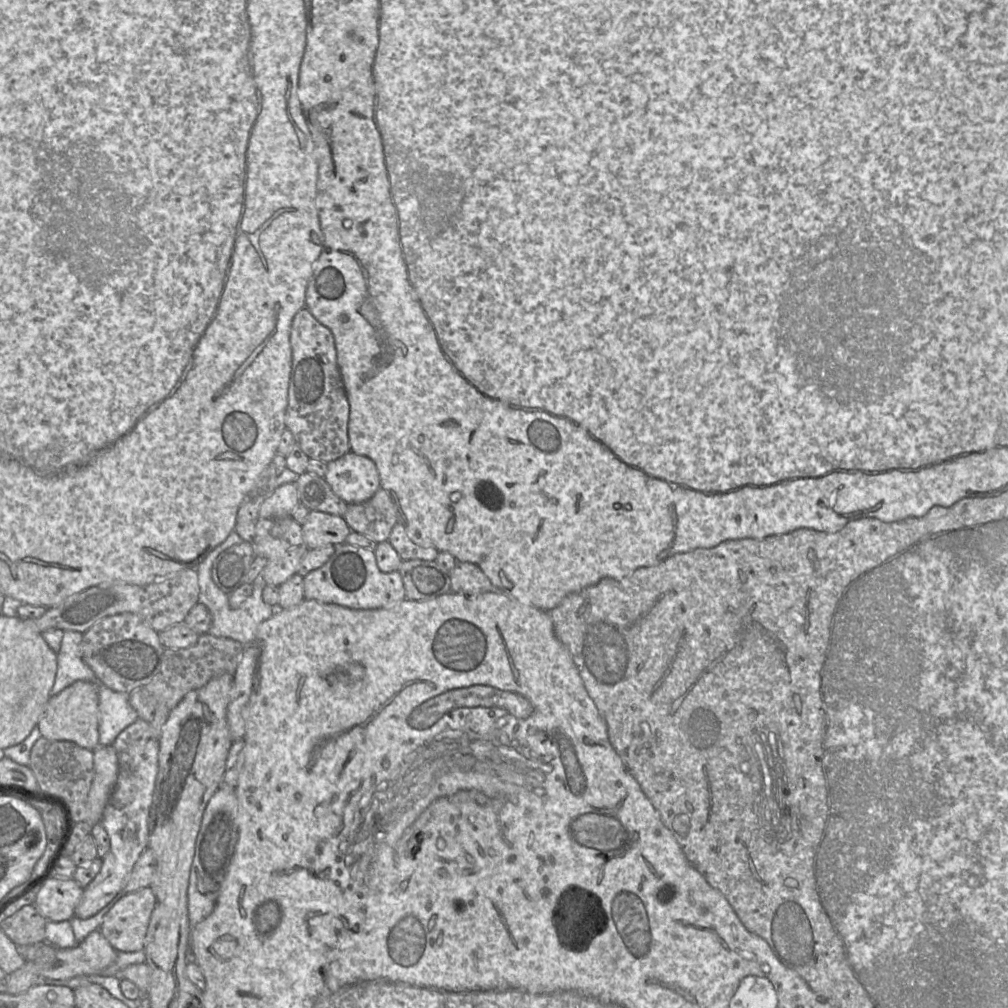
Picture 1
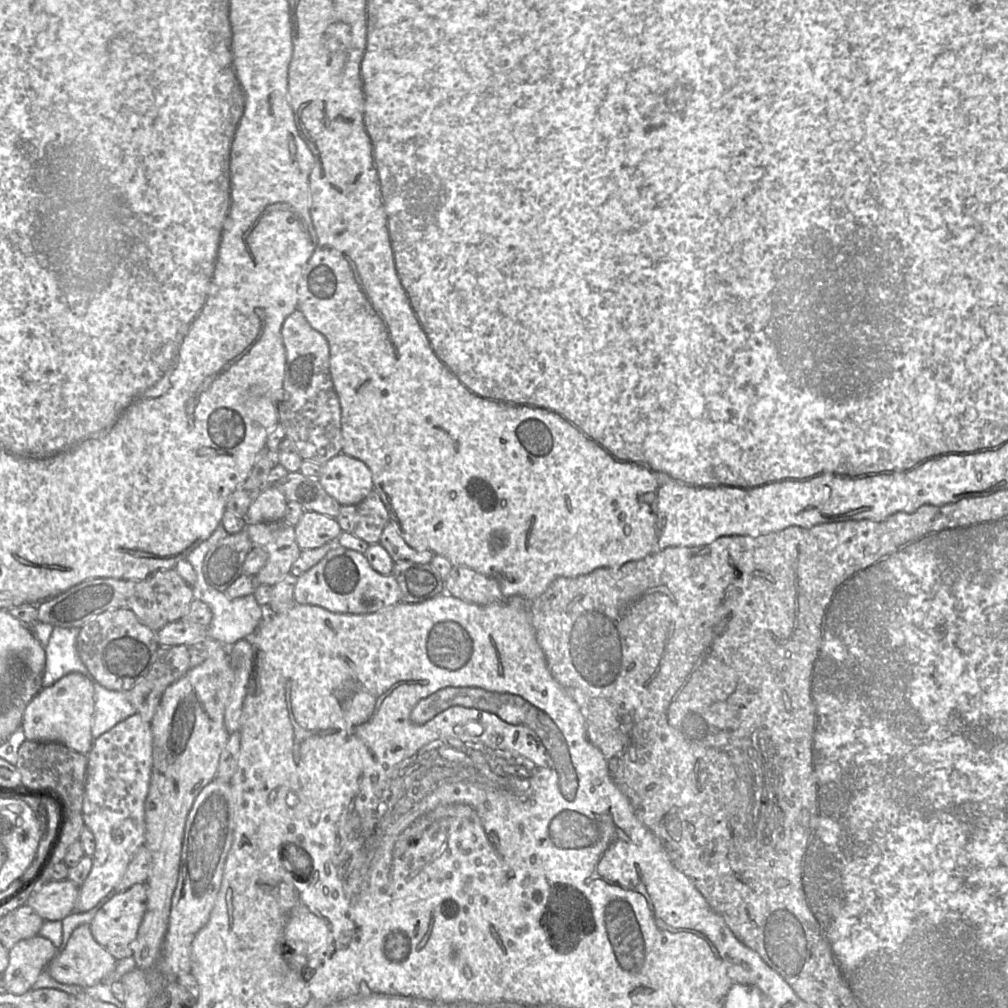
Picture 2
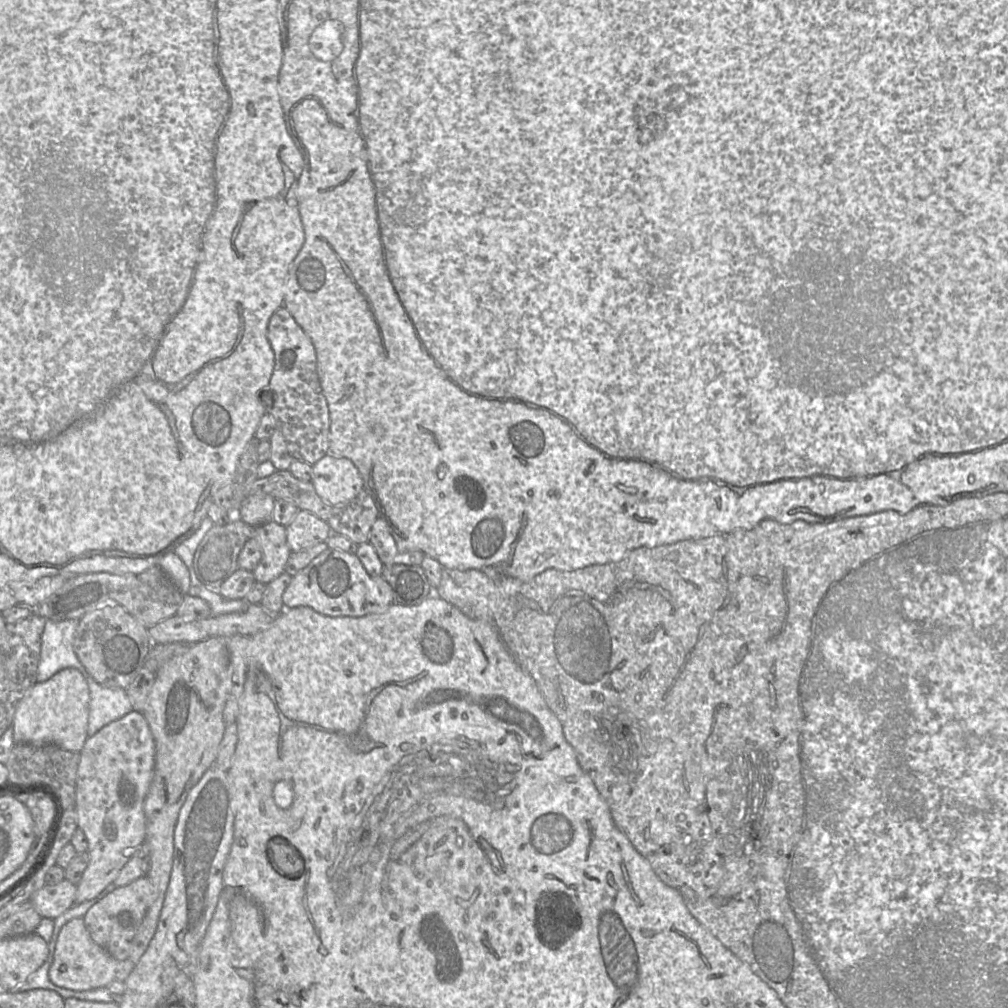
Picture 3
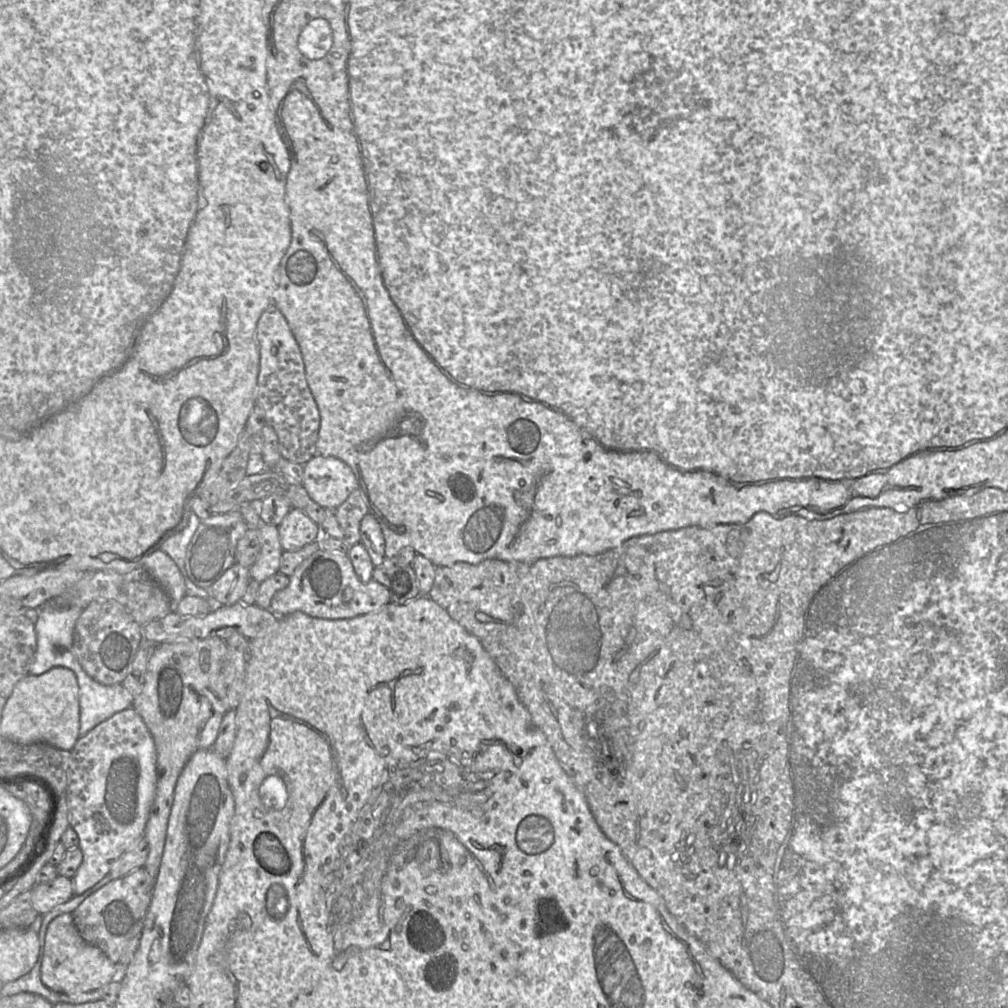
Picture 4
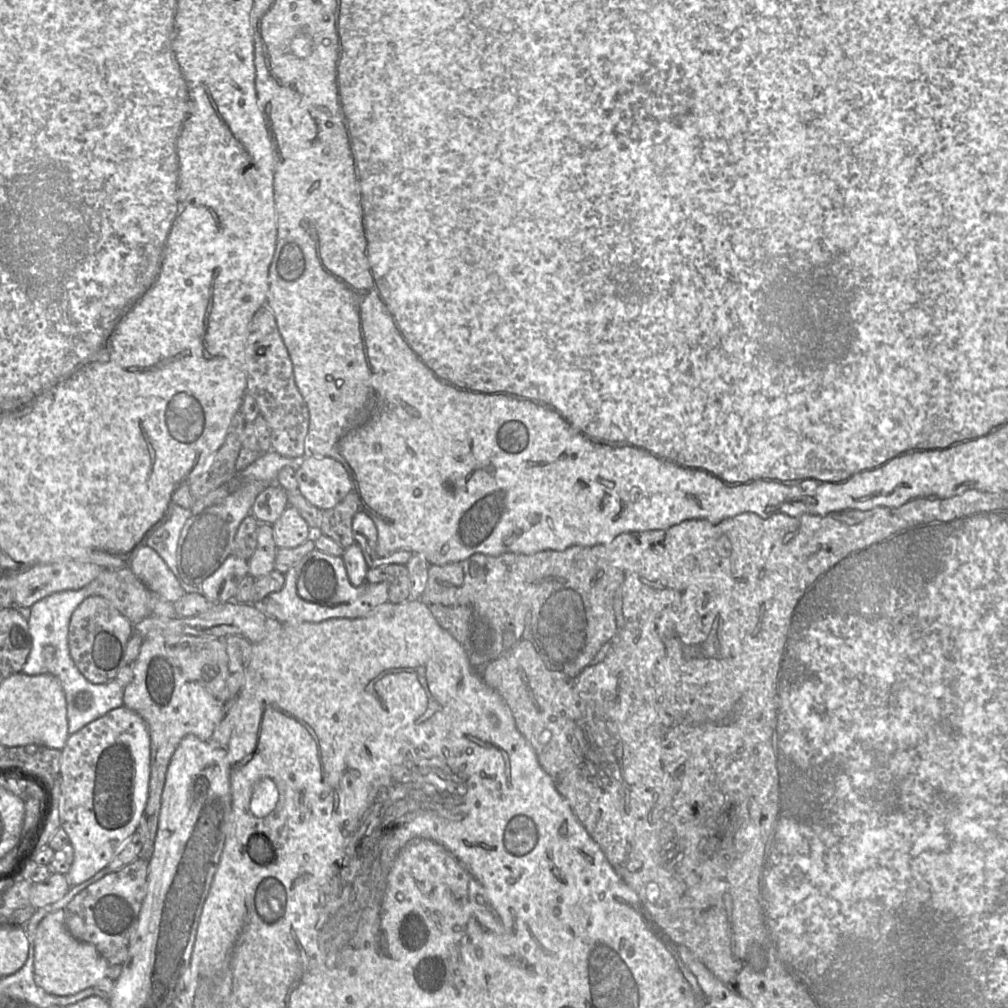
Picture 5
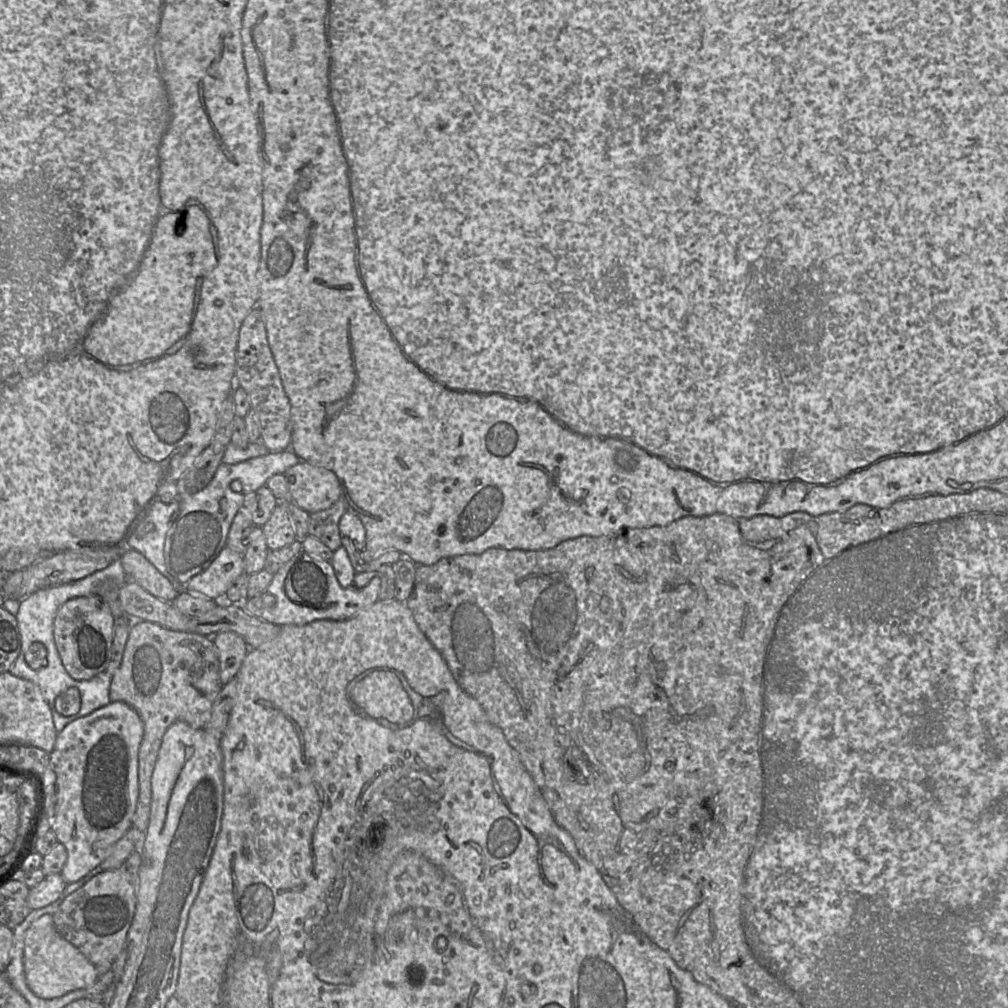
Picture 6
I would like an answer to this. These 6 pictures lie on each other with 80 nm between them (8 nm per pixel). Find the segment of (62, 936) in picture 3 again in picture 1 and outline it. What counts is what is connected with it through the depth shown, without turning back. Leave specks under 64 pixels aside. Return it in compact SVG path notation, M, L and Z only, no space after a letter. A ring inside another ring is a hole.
M99 930L91 932L83 941L72 948L56 947L47 941L18 946L25 960L32 961L40 974L40 978L66 980L76 976L102 975L117 957L117 951L111 946Z

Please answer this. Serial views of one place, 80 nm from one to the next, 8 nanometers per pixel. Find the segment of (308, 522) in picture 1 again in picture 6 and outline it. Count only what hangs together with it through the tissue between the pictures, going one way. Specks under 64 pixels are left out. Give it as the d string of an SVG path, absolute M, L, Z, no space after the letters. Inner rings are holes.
M279 502L269 520L261 527L270 550L282 549L296 541L286 503Z

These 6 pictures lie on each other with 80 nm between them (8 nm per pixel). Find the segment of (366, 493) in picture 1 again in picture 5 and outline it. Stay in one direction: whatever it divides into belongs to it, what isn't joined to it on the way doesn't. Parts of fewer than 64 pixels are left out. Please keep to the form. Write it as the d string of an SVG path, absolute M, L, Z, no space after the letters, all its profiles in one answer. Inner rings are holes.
M305 456L296 467L296 479L302 496L321 511L335 507L353 492L346 469L329 457Z

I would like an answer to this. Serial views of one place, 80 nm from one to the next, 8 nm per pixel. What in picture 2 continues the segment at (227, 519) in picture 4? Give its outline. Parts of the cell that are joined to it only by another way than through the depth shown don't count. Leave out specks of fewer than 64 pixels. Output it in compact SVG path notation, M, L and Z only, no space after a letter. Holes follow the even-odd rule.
M246 528L217 540L203 560L202 572L206 583L225 592L243 574L243 563L252 547Z

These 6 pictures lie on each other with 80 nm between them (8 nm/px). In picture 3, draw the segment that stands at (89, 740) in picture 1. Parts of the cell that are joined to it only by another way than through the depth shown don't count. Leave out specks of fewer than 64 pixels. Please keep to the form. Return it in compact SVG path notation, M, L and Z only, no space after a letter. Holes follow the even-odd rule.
M75 668L62 669L45 682L36 682L18 703L11 730L16 743L55 744L80 753L87 738L90 691L85 677Z

